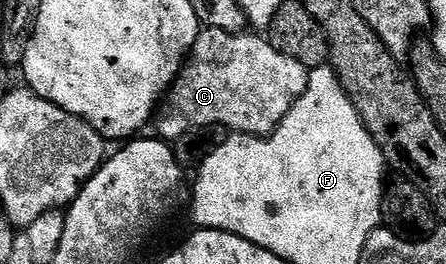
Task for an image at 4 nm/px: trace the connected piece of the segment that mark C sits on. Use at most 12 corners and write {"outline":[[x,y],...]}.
{"outline":[[206,27],[156,134],[268,137],[310,68],[268,38]]}

